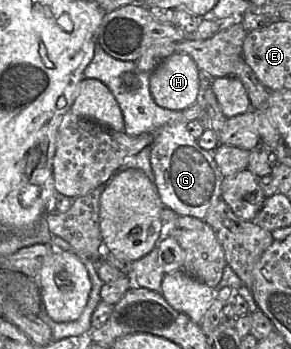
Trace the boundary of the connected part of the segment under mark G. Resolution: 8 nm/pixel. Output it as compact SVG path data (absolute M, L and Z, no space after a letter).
M97 40L94 57L84 71L84 78L97 79L111 91L122 111L125 124L124 133L126 135L137 137L143 133L154 134L155 138L151 144L150 164L154 173L154 183L164 206L170 208L179 216L193 216L203 220L208 210L221 198L221 184L224 178L213 157L213 152L201 148L197 140L189 134L186 126L188 122L186 122L183 111L164 109L155 103L150 92L151 73L139 72L138 78L141 87L135 93L126 92L122 88L122 79L128 70L140 71L136 63L128 64L128 61L120 61L108 55L100 47Z

